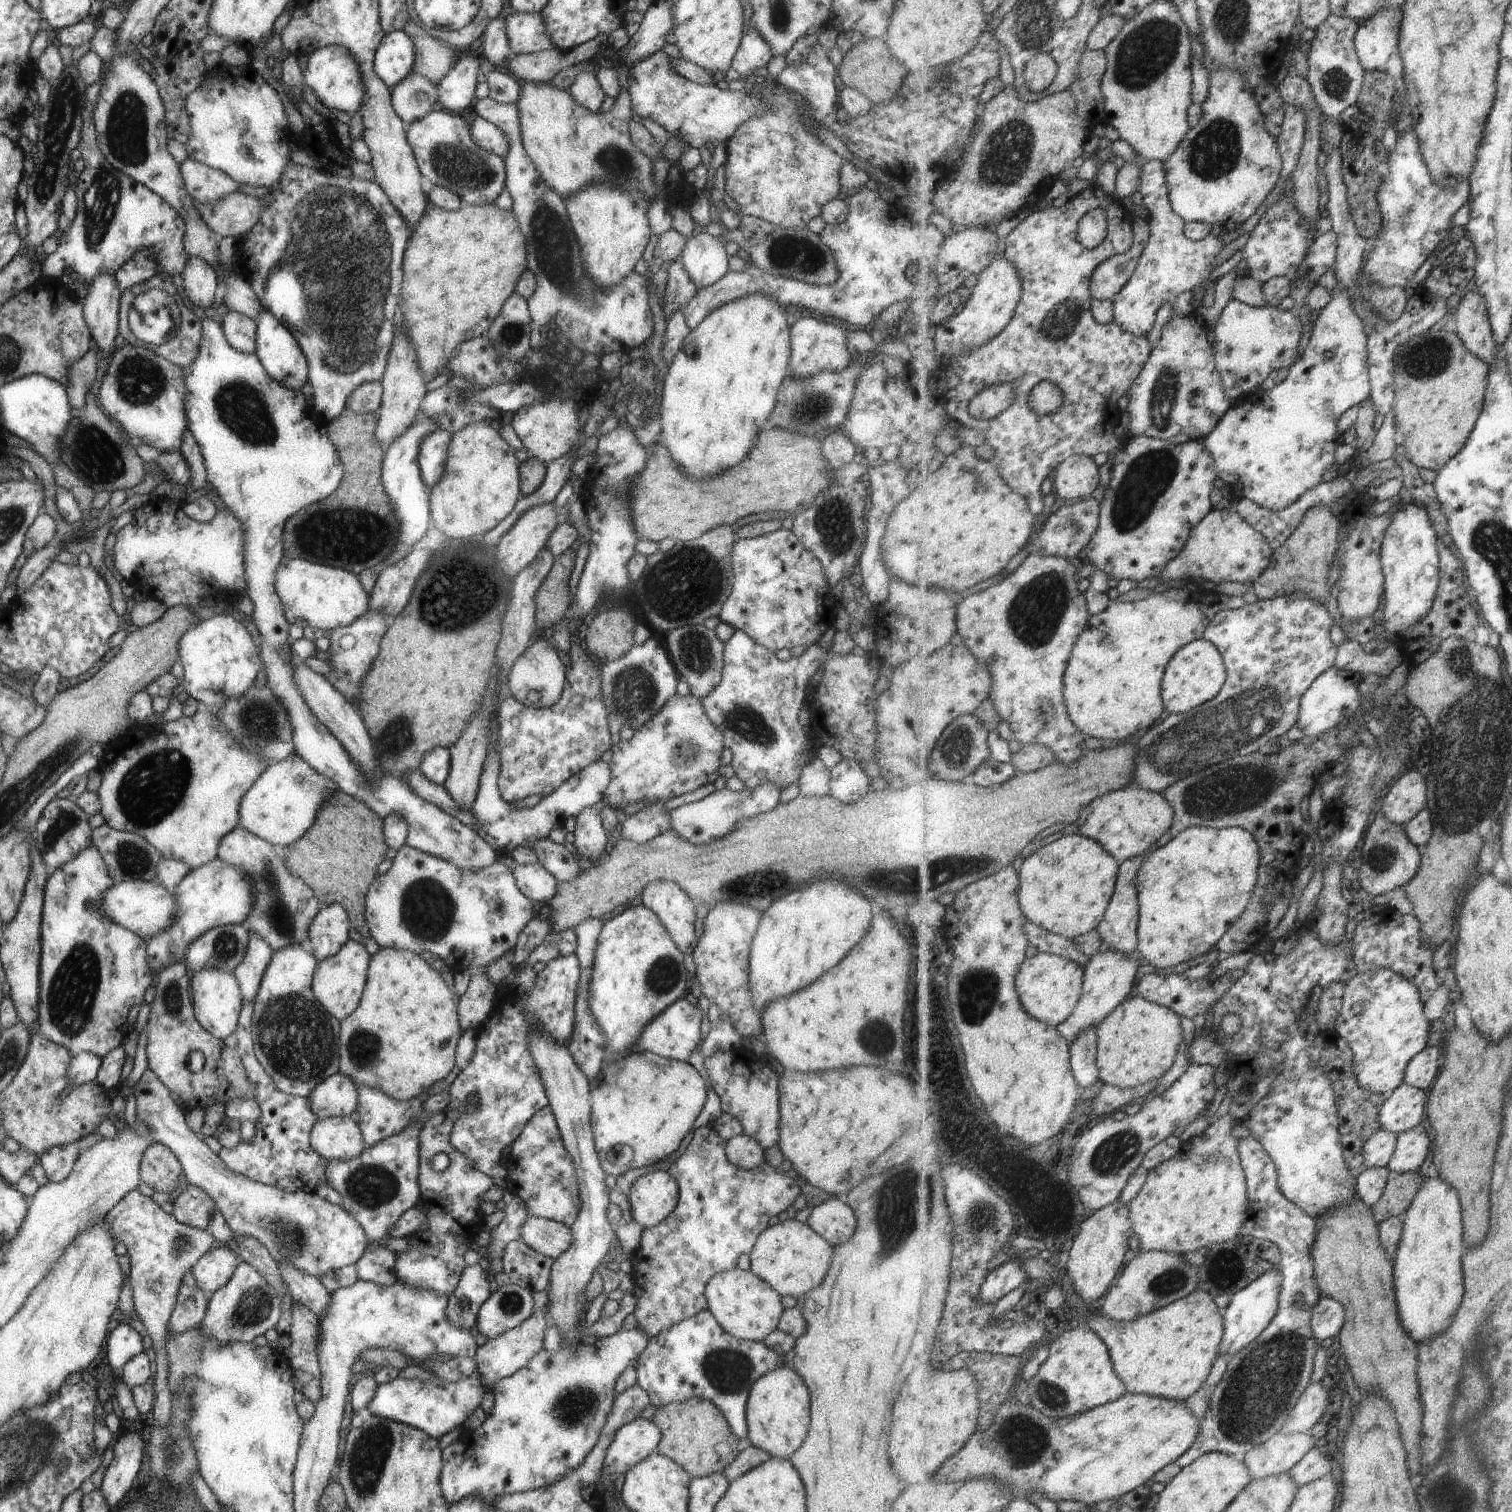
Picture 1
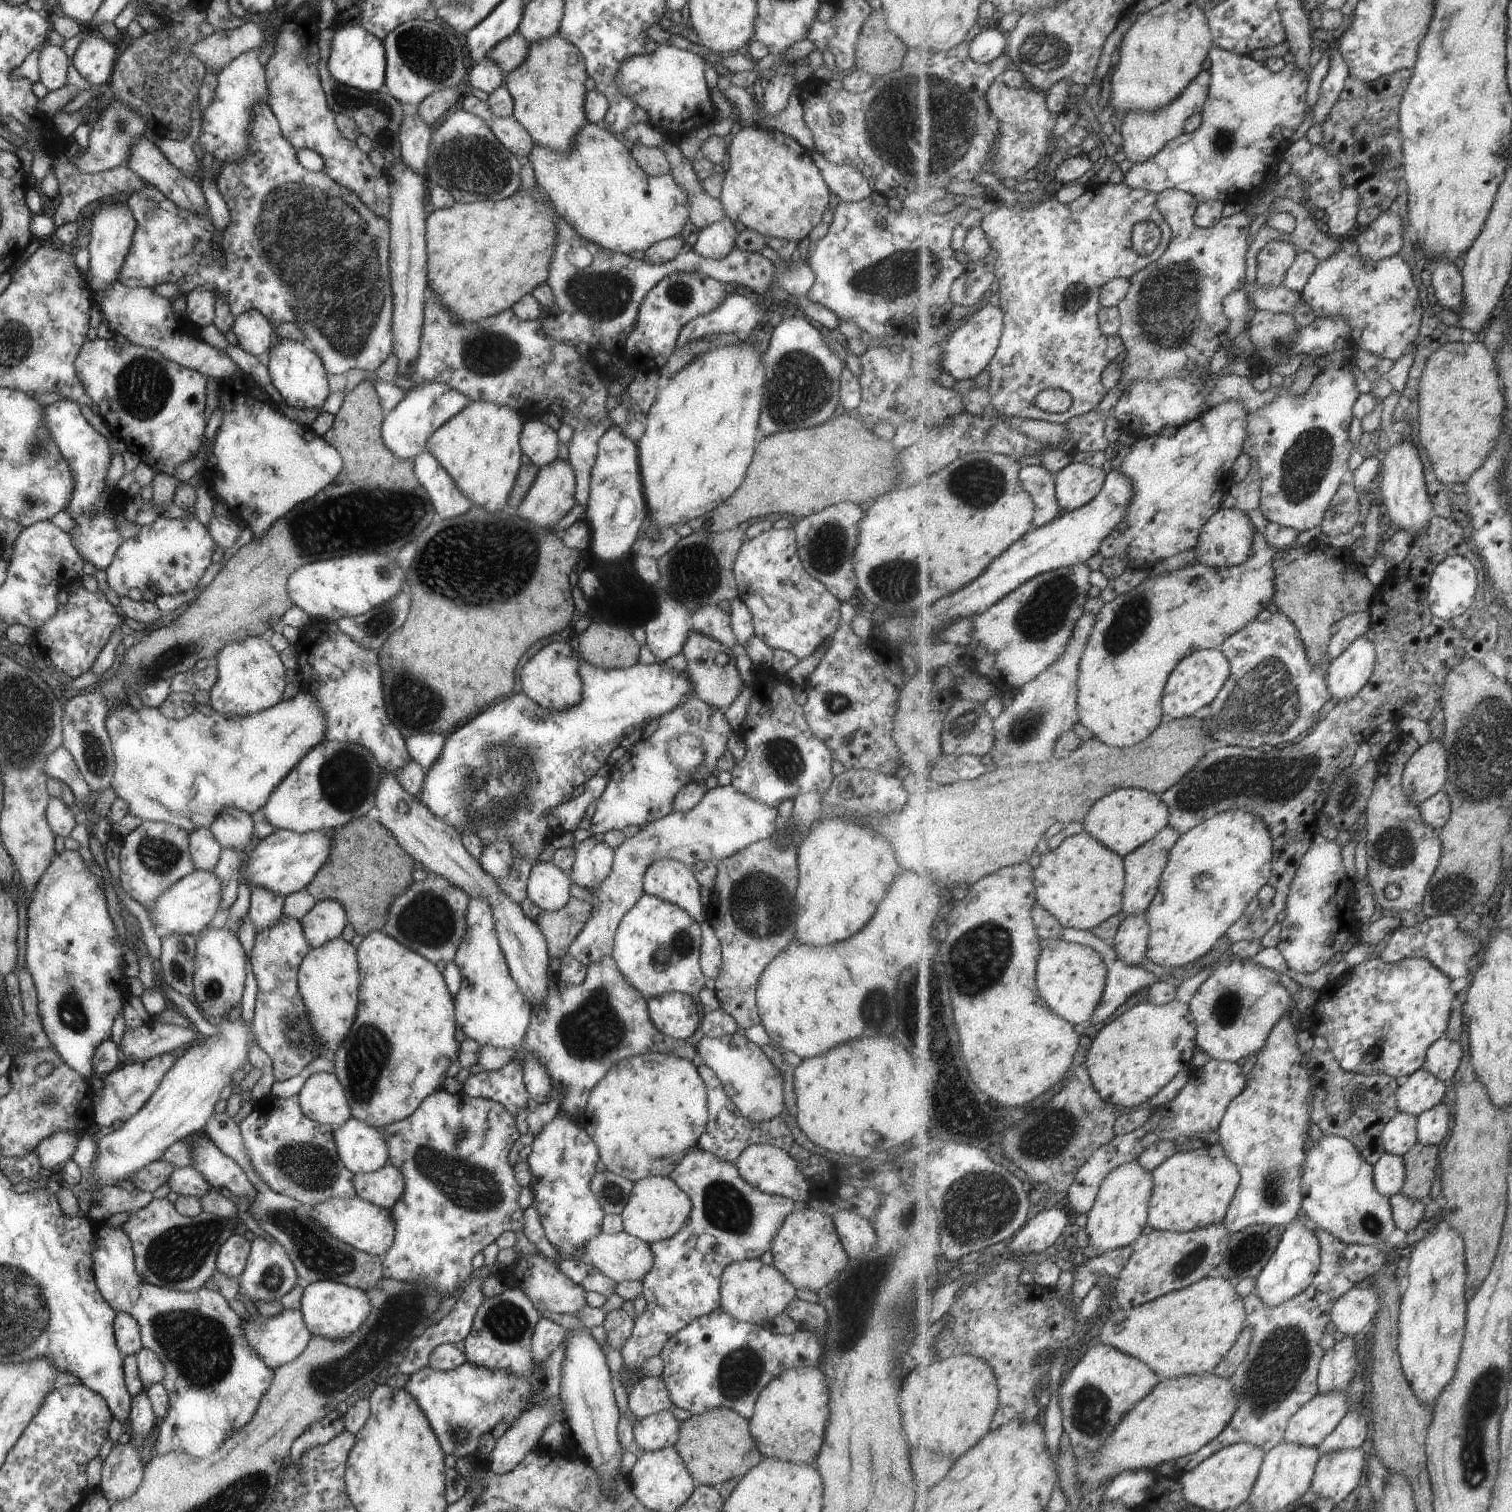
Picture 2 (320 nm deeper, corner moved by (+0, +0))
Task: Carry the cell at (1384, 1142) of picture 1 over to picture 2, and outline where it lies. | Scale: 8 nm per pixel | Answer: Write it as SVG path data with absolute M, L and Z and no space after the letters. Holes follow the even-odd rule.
M1399 1111L1385 1127L1384 1147L1389 1154L1404 1157L1417 1143L1418 1116Z

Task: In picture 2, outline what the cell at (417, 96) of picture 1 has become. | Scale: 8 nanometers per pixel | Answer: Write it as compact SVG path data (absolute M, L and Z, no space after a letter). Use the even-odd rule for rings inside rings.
M416 113L414 116L403 116L399 130L400 160L424 178L423 172L431 138L429 125Z

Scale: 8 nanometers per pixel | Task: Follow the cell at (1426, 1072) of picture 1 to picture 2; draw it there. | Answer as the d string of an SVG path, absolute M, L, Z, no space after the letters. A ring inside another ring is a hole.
M1445 1036L1428 1050L1428 1058L1424 1067L1436 1077L1448 1083L1459 1070L1463 1062L1463 1048L1459 1041Z

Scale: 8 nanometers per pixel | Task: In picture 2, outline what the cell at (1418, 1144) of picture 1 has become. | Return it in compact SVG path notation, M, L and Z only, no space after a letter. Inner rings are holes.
M1445 1102L1418 1116L1418 1139L1424 1145L1441 1144L1449 1130L1452 1130L1451 1112Z

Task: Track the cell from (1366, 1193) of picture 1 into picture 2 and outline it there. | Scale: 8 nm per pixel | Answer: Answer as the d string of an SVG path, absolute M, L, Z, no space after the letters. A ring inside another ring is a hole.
M1386 1152L1381 1160L1374 1164L1374 1179L1378 1191L1391 1198L1404 1190L1406 1164L1404 1157Z

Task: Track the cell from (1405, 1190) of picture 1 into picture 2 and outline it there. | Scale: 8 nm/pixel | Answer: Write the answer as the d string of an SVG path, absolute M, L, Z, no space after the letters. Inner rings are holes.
M1419 1142L1404 1156L1404 1161L1406 1181L1401 1193L1426 1202L1433 1195L1431 1188L1440 1166L1439 1148Z

